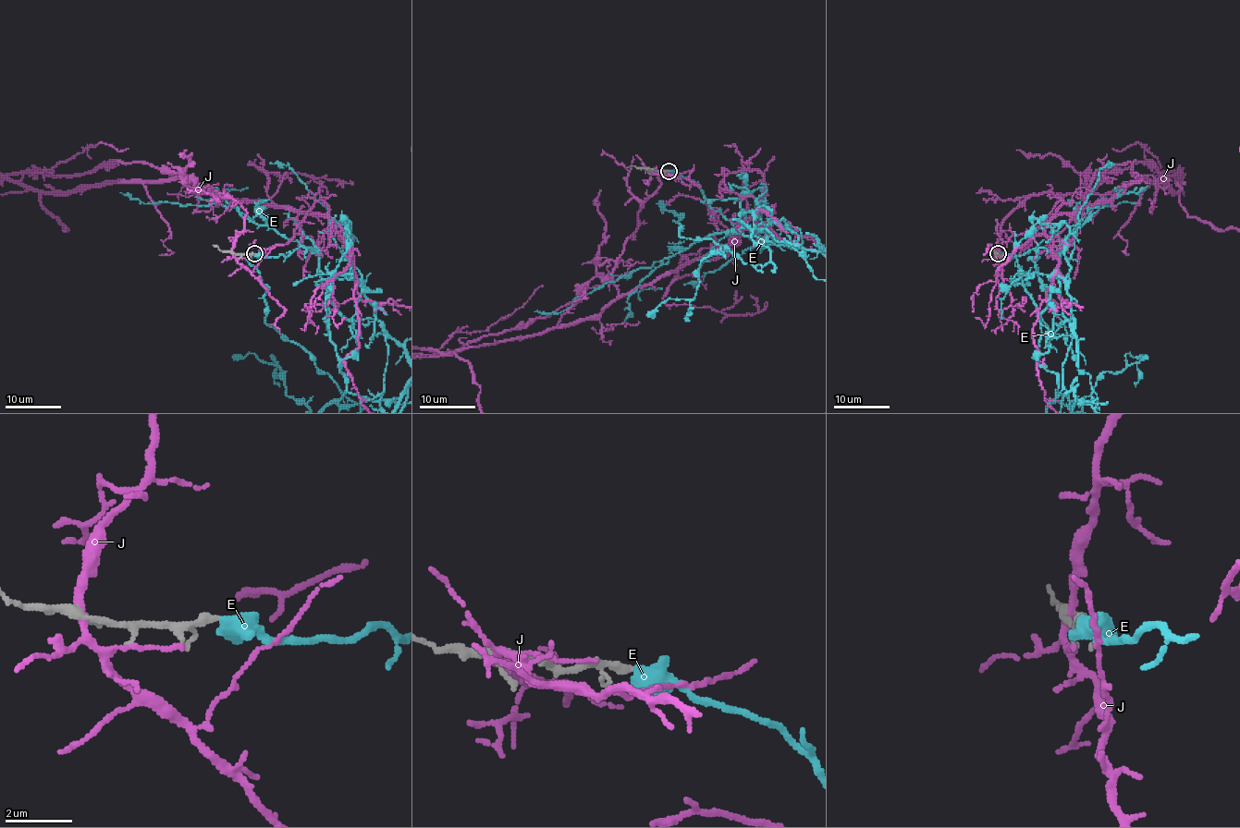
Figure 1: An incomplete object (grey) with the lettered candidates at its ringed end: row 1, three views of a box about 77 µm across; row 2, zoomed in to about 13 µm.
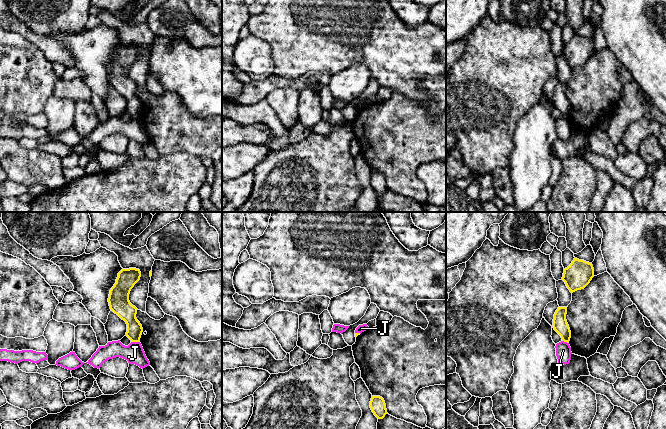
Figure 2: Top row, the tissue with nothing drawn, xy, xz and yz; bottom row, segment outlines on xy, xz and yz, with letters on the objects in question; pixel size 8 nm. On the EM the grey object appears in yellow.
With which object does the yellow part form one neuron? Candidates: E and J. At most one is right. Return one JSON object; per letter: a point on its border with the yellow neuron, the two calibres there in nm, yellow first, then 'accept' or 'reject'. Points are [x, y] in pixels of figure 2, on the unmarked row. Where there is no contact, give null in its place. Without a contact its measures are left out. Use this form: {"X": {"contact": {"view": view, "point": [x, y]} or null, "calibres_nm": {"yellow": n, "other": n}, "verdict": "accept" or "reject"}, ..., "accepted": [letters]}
{"E": {"contact": null, "verdict": "accept"}, "J": {"contact": {"view": "xy", "point": [135, 117]}, "calibres_nm": {"yellow": 140, "other": 160}, "verdict": "reject"}, "accepted": ["E"]}

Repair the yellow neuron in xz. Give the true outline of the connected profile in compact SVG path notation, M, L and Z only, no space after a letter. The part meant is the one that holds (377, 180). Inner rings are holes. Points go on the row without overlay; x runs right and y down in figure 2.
M372 172L370 184L378 195L383 195L387 190L386 180L382 173Z

